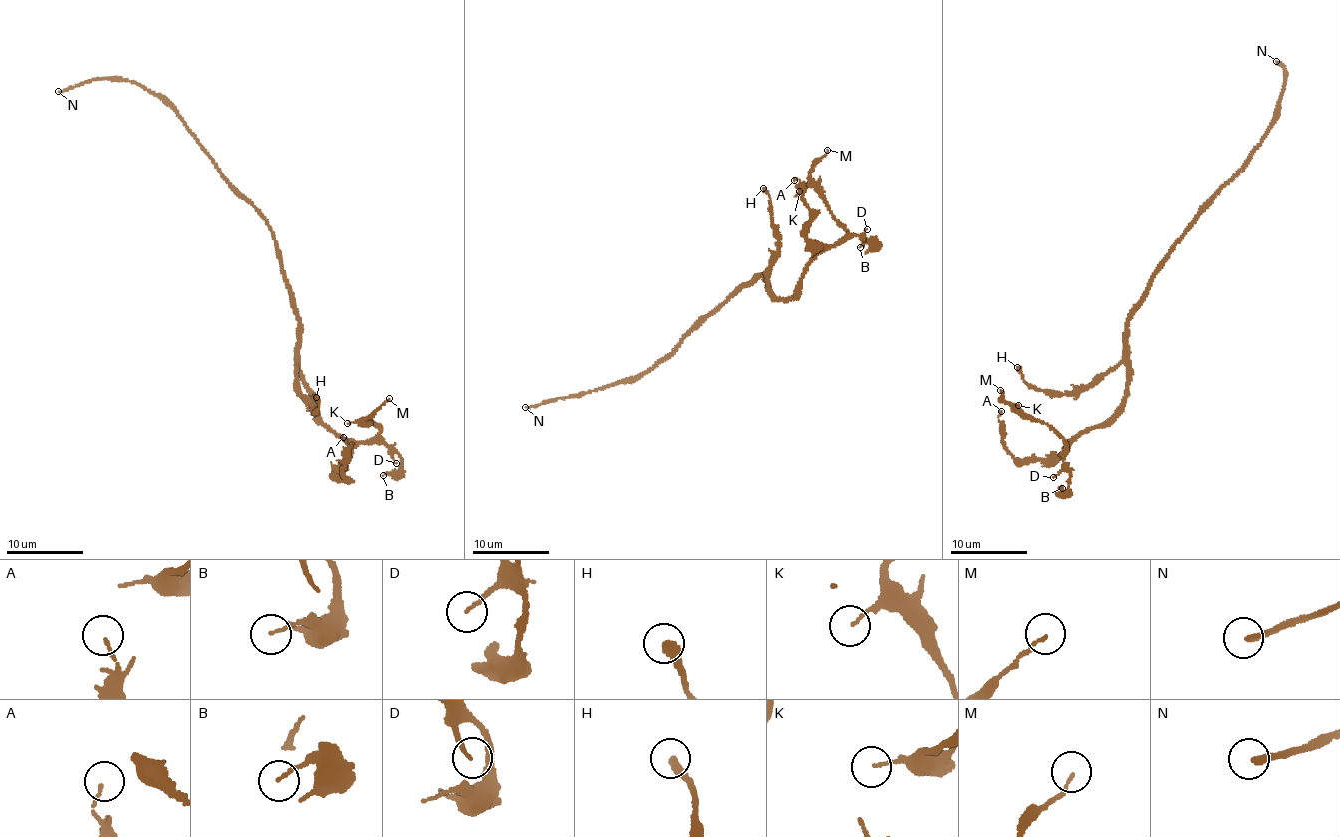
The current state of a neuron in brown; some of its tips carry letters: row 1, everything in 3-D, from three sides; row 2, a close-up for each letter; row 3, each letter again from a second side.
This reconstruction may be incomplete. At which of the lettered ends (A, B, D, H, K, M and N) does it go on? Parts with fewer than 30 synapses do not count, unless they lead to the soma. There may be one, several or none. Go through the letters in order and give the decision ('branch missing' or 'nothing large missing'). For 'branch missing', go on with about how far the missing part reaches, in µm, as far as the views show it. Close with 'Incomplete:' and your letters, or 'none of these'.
A: nothing large missing
B: nothing large missing
D: nothing large missing
H: nothing large missing
K: nothing large missing
M: nothing large missing
N: branch missing; about 190 µm are missing
Incomplete: N

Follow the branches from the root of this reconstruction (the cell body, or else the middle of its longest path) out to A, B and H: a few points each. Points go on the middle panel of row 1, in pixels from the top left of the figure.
A: (747, 287), (761, 276), (776, 299), (789, 298), (805, 264), (824, 248), (806, 238), (809, 209), (794, 180)
B: (747, 287), (761, 276), (776, 299), (789, 298), (821, 250), (858, 235), (877, 244), (860, 247)
H: (747, 287), (761, 276), (770, 288), (771, 256), (777, 250), (777, 229), (763, 188)

